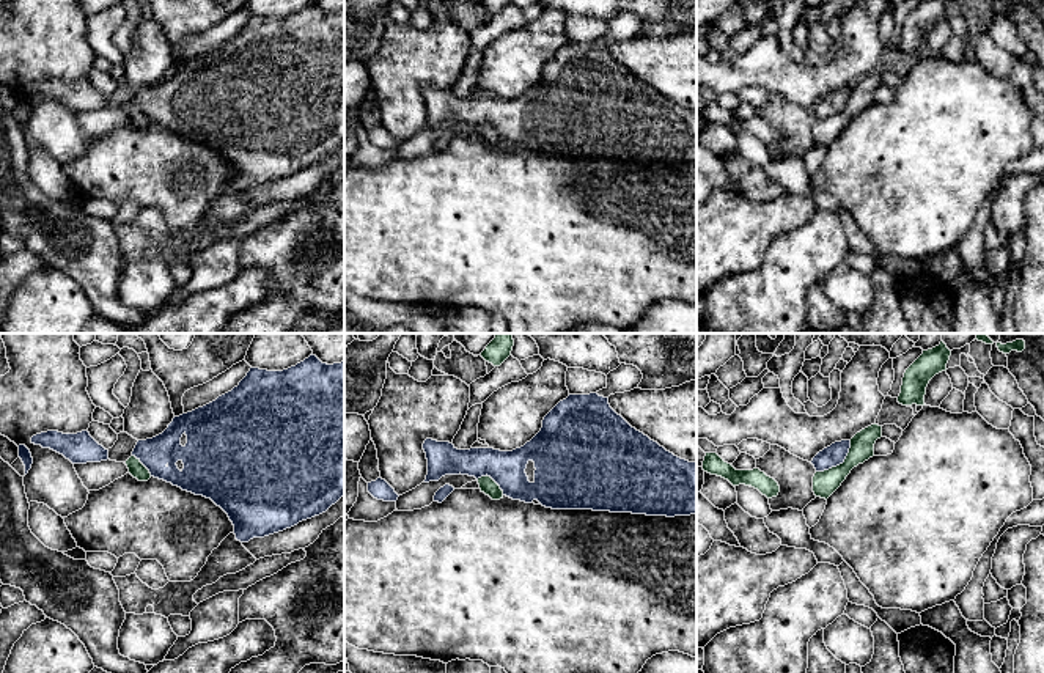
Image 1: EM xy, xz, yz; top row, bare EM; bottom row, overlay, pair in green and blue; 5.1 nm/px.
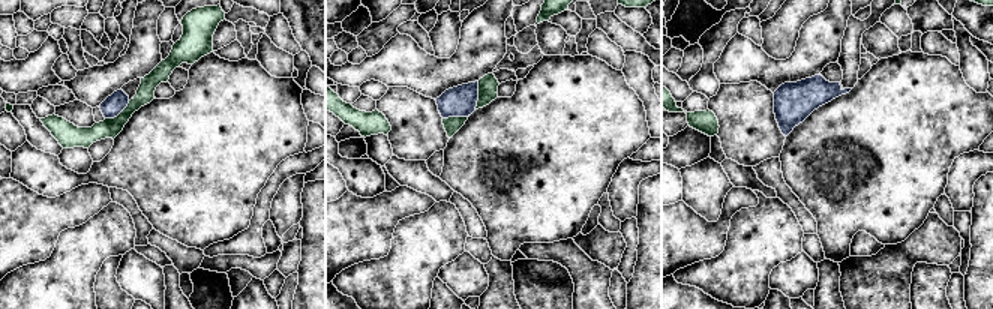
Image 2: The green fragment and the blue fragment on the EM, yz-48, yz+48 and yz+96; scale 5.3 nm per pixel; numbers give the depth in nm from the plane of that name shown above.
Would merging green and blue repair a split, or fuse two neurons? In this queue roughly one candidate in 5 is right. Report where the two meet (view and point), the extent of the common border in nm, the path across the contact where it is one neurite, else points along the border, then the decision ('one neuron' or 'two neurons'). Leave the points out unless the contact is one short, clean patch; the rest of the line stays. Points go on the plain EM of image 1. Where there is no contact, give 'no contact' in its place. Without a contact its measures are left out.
meets green in yz at (840, 112); contact 240 nm long; border along yz (851, 88), (849, 99), (841, 110), (816, 120); two neurons

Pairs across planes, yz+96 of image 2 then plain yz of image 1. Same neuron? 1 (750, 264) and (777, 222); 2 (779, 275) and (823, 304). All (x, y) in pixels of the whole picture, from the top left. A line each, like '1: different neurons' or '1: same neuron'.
1: different neurons
2: different neurons

